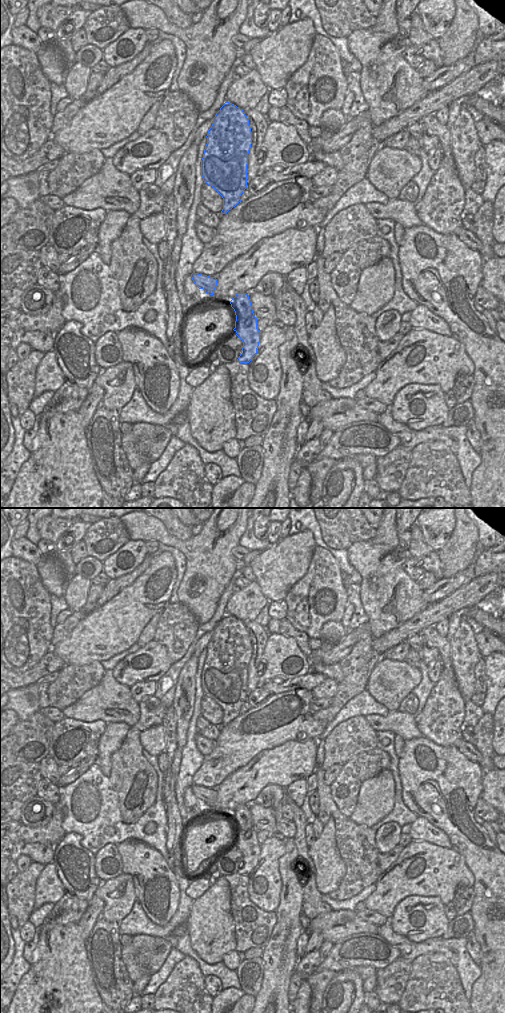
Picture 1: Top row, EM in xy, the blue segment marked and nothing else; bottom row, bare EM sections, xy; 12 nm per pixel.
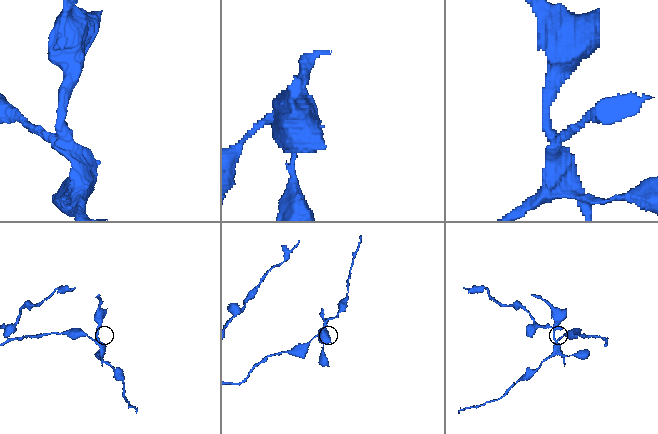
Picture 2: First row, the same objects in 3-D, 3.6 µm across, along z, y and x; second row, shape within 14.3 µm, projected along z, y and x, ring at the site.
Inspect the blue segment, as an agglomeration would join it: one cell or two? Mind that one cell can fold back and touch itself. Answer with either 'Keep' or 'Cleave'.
Cleave.

